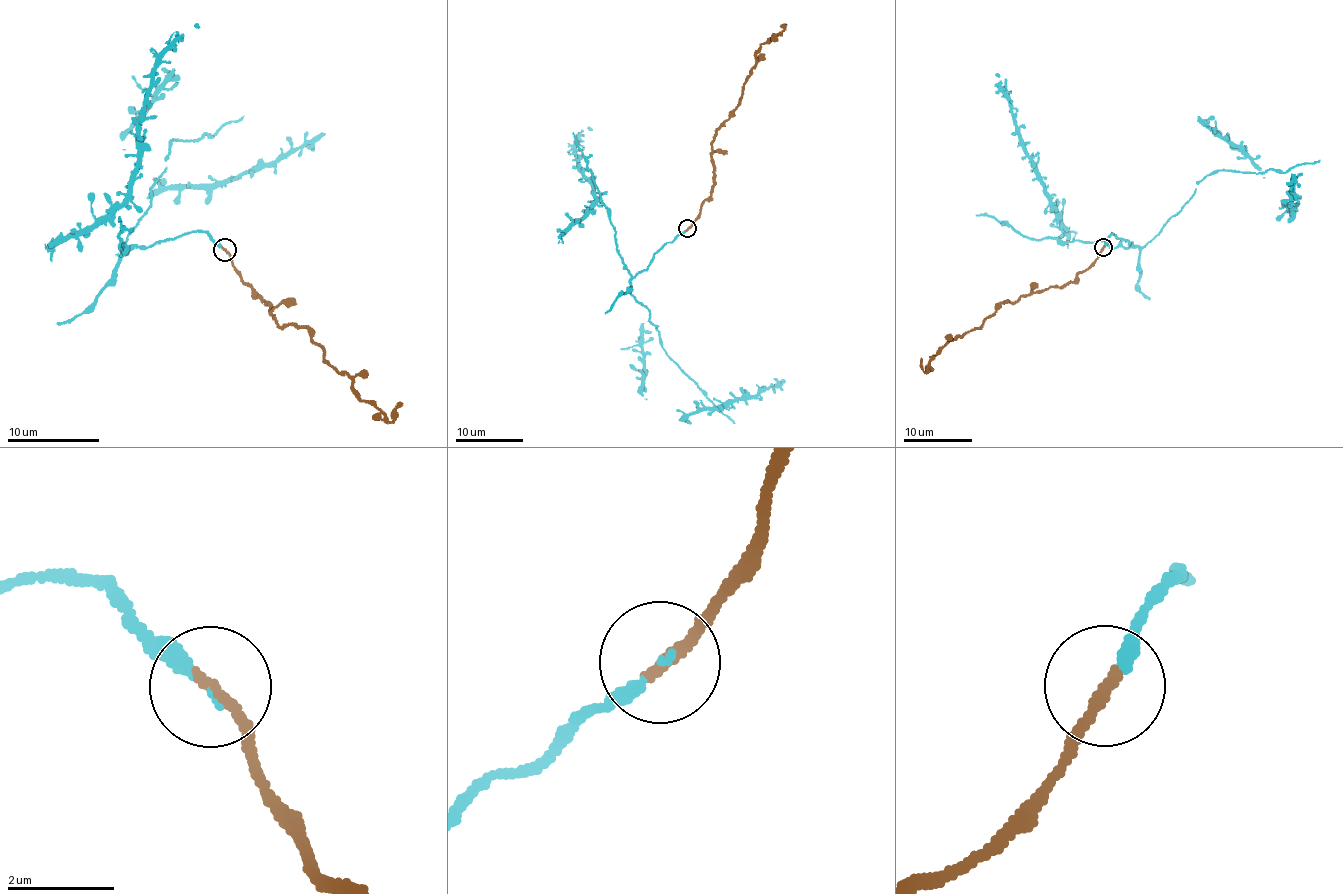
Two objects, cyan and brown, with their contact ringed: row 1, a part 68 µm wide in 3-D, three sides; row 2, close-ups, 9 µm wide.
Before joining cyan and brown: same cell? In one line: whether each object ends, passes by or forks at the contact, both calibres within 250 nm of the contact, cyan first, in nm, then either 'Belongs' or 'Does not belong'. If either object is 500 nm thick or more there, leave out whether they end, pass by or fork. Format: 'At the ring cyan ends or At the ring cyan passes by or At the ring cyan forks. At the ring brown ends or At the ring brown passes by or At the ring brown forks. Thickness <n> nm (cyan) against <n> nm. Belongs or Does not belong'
At the ring cyan ends. At the ring brown ends. Thickness 190 nm (cyan) against 240 nm. Belongs

